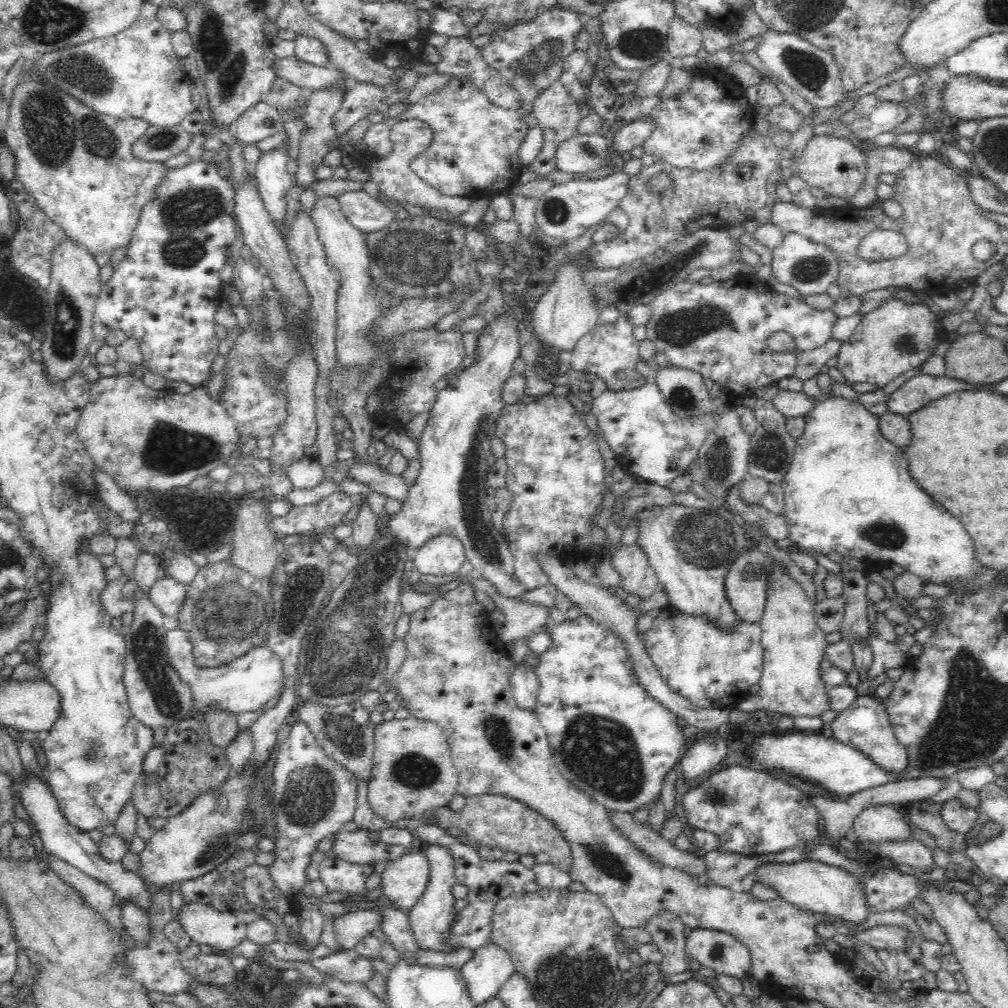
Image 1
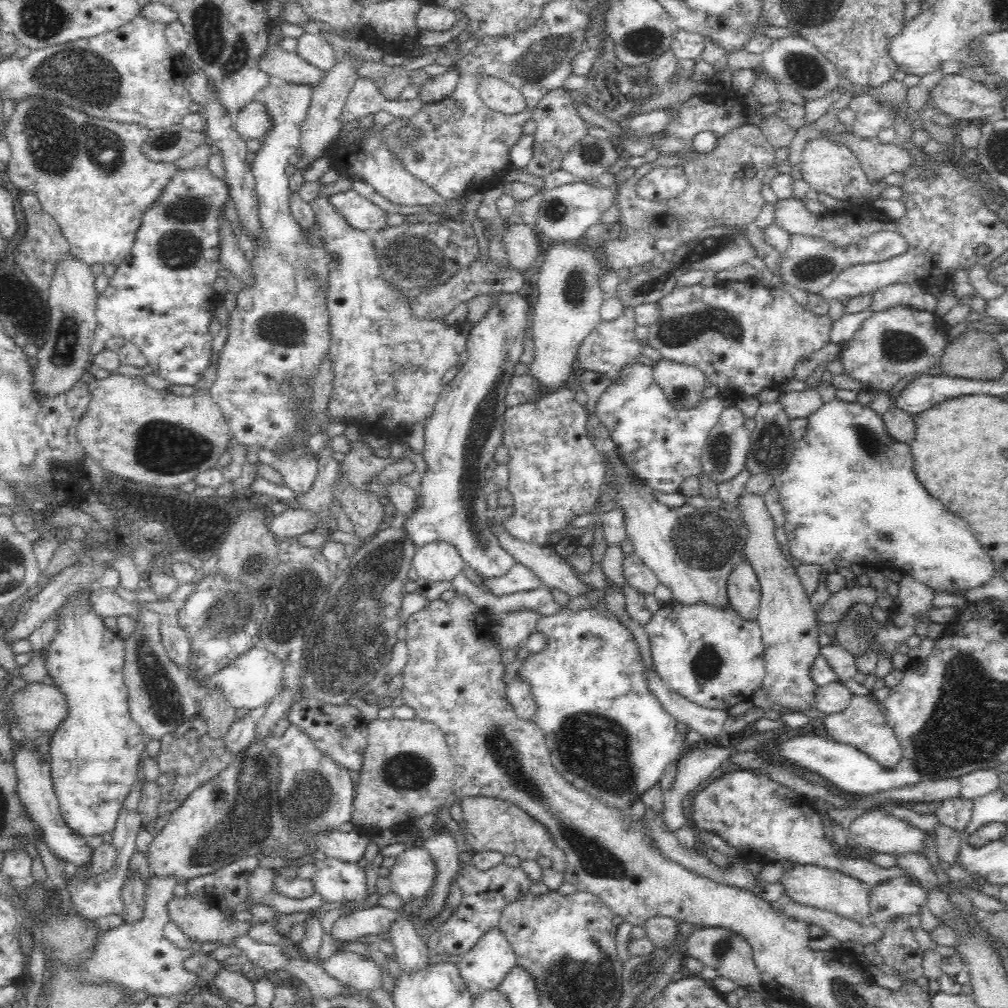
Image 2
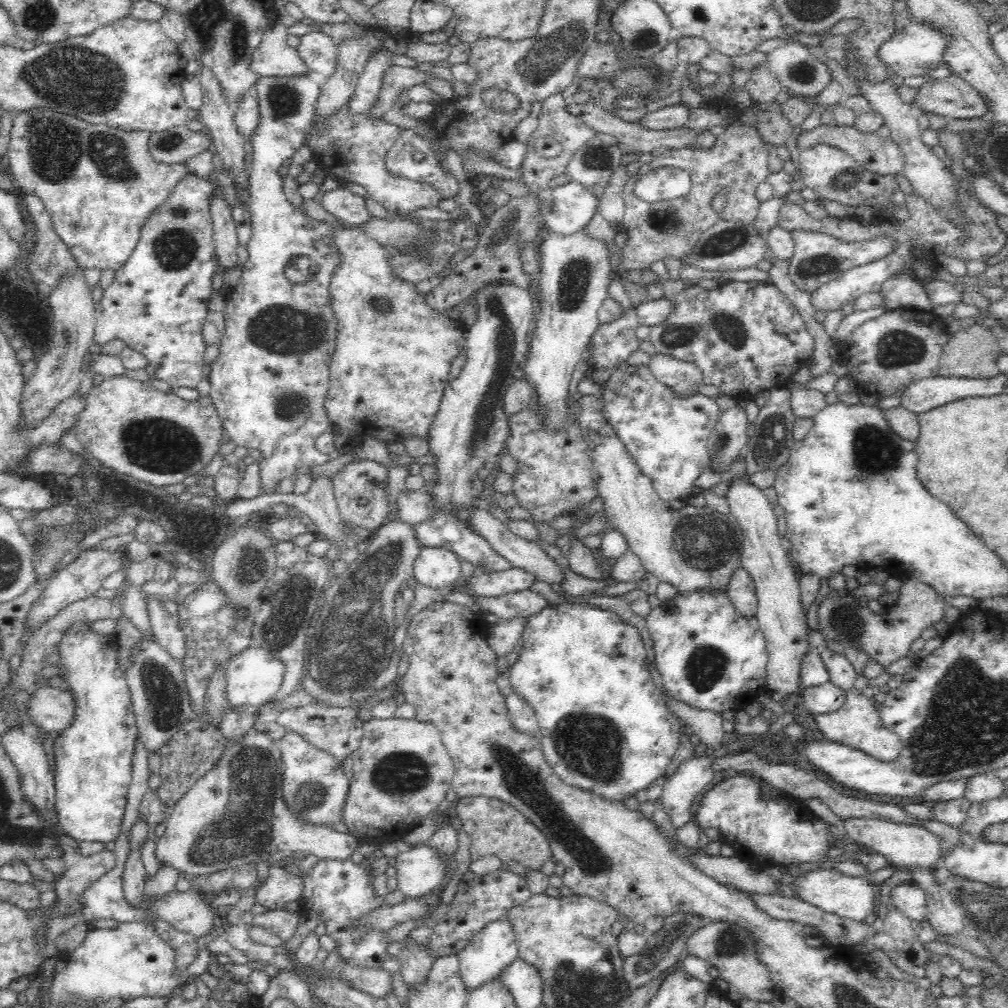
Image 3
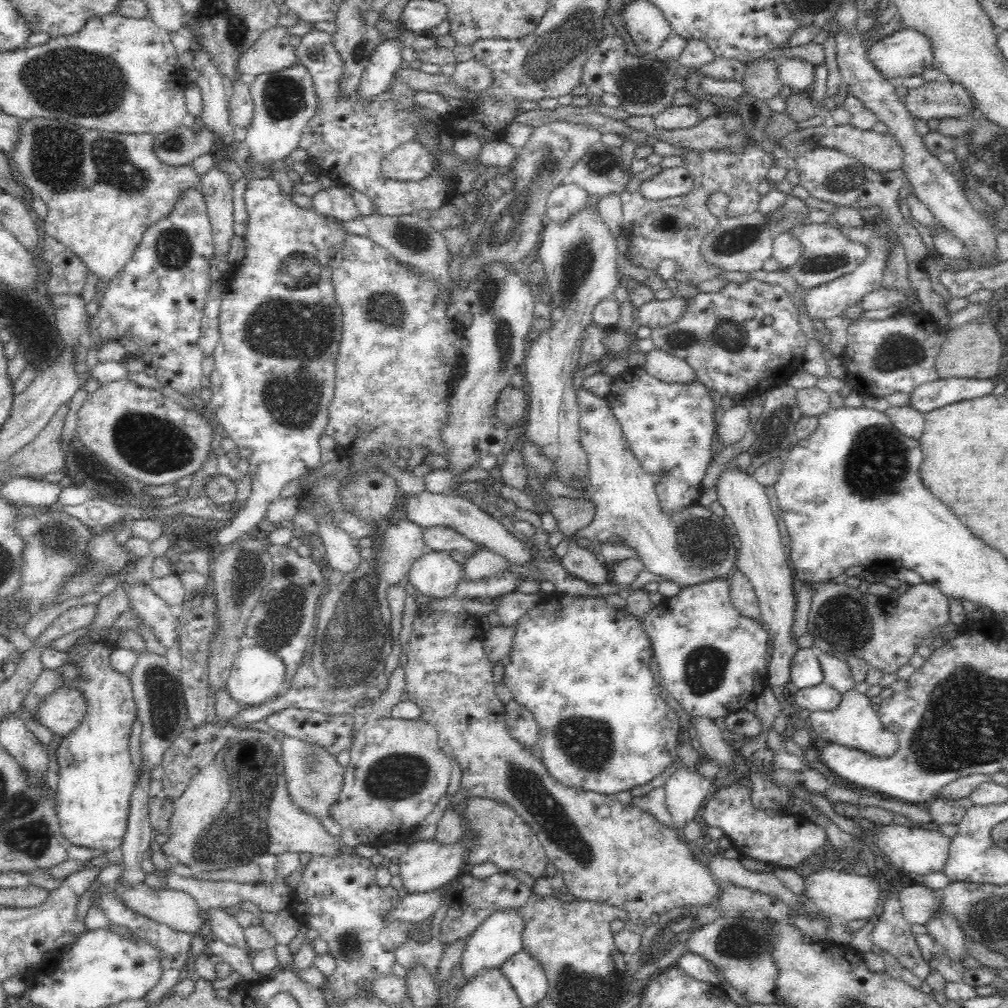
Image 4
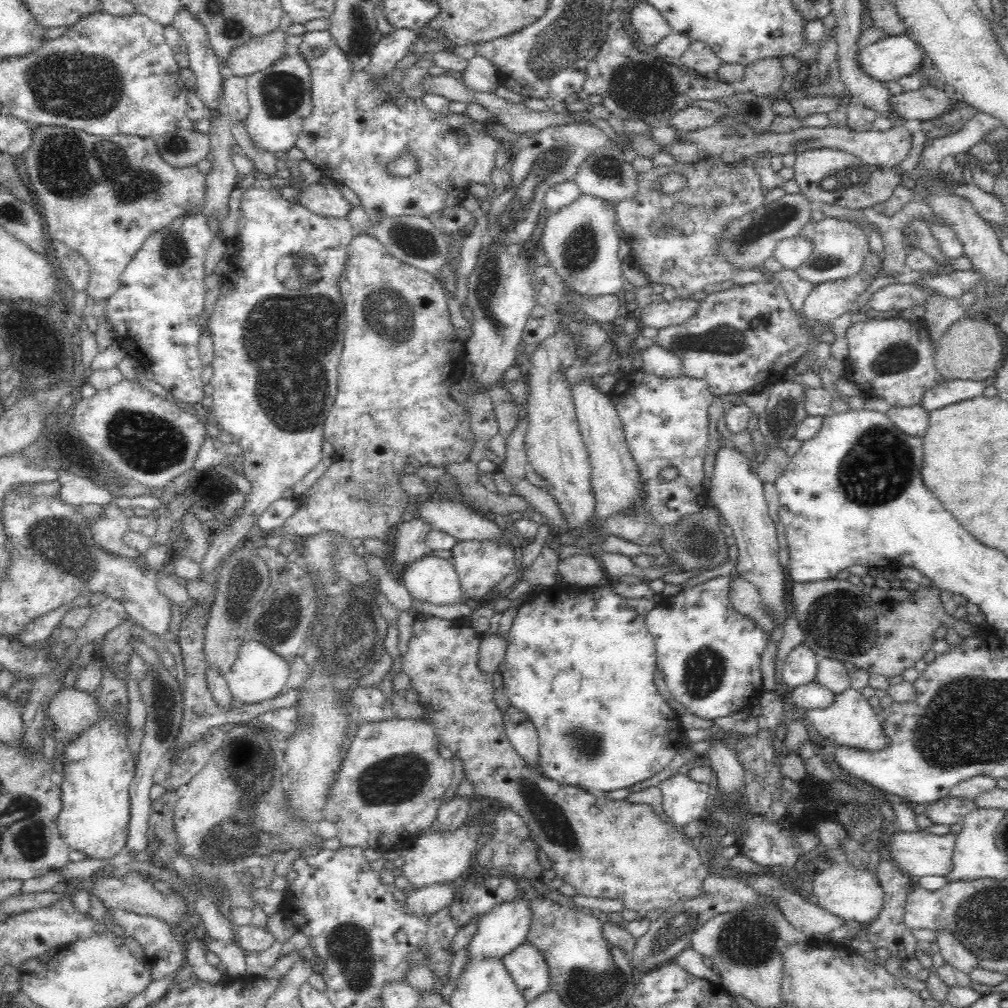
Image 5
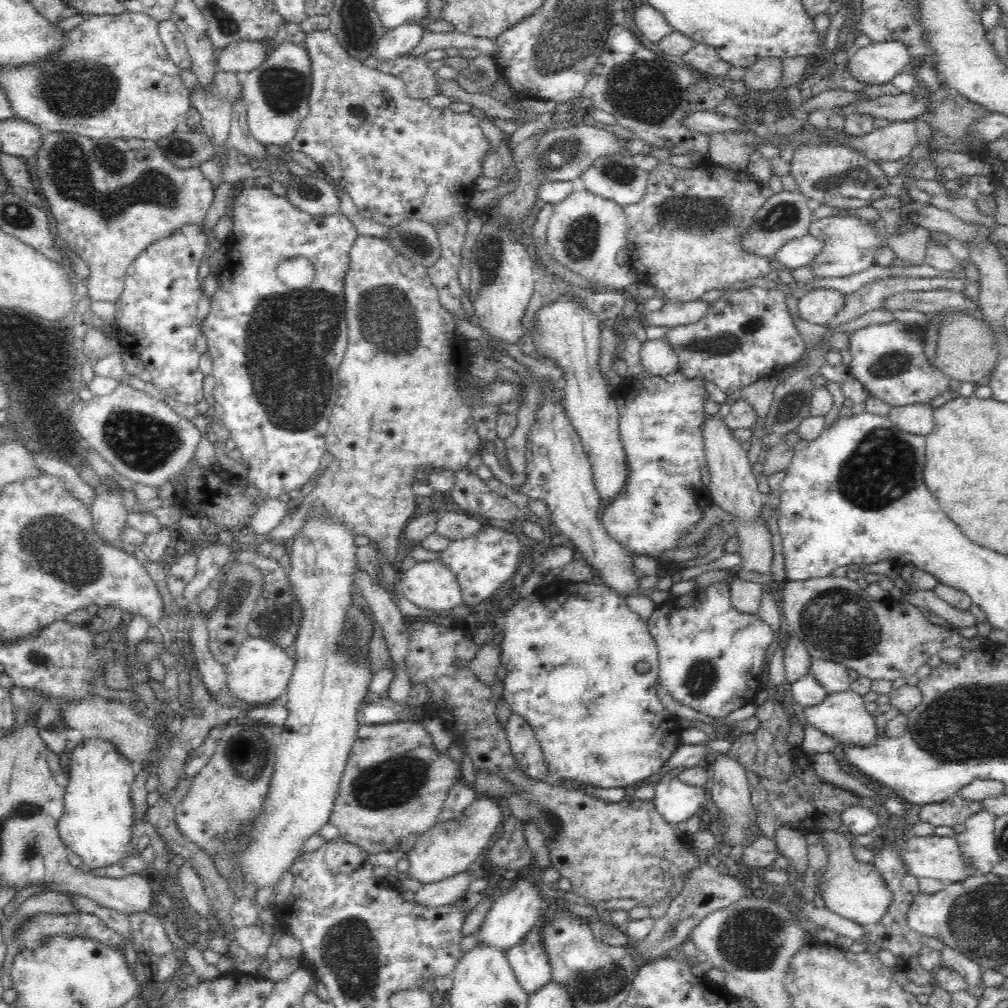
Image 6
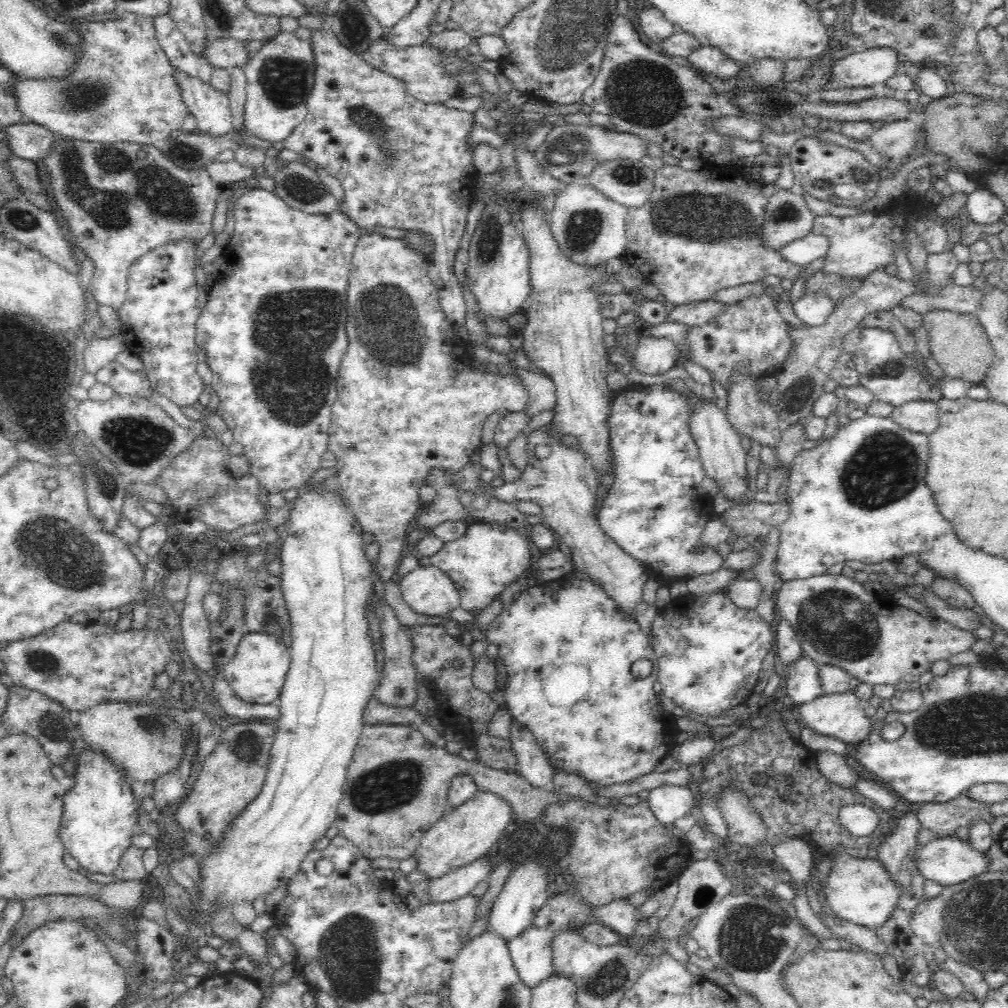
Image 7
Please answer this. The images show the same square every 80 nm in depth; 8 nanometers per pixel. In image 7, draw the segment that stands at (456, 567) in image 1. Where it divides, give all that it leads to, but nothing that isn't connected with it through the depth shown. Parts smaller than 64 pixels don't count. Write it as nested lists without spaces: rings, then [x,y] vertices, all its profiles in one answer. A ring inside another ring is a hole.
[[[418,566],[398,583],[405,604],[416,614],[442,617],[461,606],[458,589],[438,567]]]

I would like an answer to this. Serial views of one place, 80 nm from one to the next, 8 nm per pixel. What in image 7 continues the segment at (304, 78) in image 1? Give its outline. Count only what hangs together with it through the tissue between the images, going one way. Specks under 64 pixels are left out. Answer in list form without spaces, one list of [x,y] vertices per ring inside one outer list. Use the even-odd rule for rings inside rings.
[[[207,38],[205,50],[201,55],[210,65],[210,68],[226,69],[234,66],[244,67],[251,58],[246,53],[246,42],[234,38]]]

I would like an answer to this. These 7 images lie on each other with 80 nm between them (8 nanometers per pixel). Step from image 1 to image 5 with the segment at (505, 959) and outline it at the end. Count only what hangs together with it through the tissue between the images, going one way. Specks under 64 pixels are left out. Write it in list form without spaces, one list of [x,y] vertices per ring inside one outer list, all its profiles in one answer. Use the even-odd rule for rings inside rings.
[[[525,892],[520,898],[502,902],[494,908],[490,908],[486,914],[478,919],[477,931],[468,943],[468,955],[470,959],[482,959],[483,957],[504,958],[511,954],[522,942],[526,940],[532,920],[532,909],[529,907],[529,897],[534,893]]]

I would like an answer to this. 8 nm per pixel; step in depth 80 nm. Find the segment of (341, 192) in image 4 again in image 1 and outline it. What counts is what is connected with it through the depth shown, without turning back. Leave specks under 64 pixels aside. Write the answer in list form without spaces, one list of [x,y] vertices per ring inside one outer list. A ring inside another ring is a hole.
[[[362,189],[344,192],[336,199],[350,224],[363,233],[383,229],[395,219],[394,212]]]

